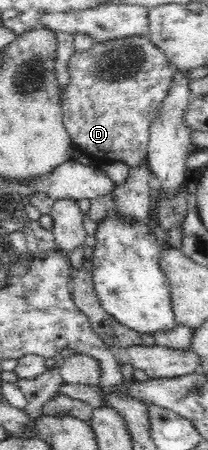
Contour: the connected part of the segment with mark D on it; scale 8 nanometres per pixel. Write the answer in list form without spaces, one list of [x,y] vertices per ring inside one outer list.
[[[131,36],[101,44],[93,43],[87,51],[73,53],[70,59],[68,75],[71,82],[60,97],[64,126],[74,147],[92,159],[106,155],[107,159],[113,158],[130,168],[141,166],[148,154],[150,127],[157,109],[174,85],[174,71],[166,56],[148,36]]]

